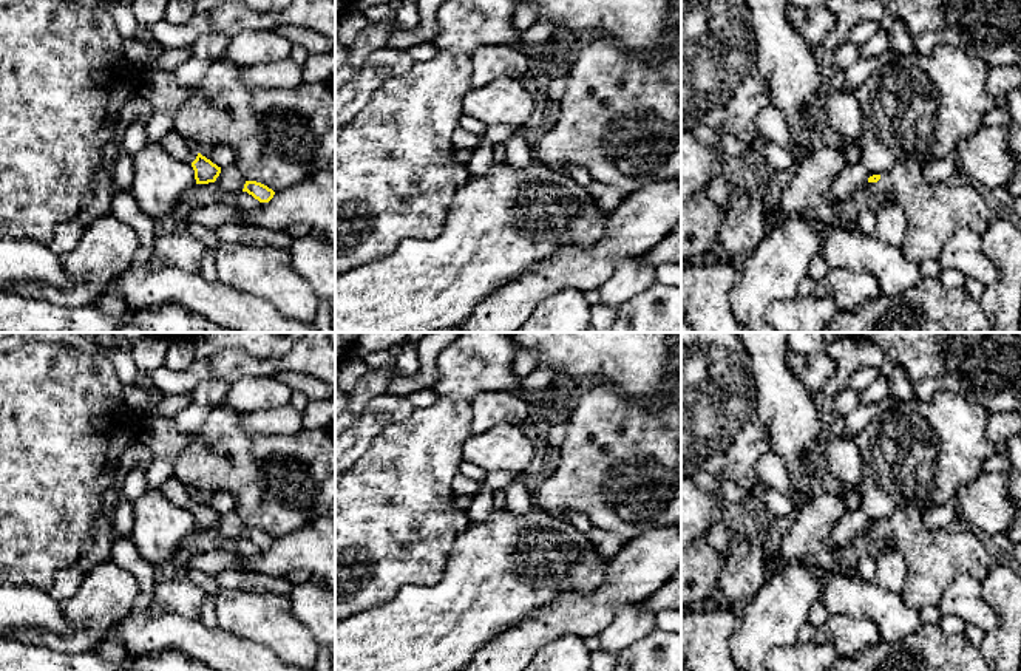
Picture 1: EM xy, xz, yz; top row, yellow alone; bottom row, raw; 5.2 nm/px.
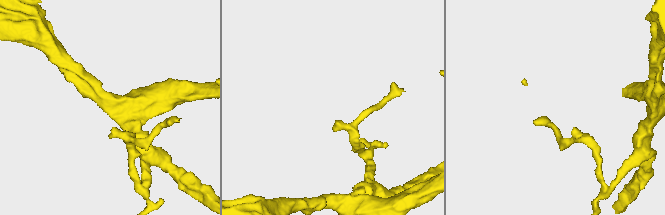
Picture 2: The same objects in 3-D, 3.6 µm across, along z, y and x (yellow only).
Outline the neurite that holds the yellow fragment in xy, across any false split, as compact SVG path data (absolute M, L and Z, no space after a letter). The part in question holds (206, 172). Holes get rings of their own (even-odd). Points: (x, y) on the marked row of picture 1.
M170 130L161 144L175 159L193 167L196 184L215 182L219 176L221 167L195 150L176 130Z

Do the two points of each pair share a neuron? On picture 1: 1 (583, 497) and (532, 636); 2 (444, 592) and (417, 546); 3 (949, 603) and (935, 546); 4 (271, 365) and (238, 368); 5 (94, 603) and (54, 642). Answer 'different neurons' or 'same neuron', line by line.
1: different neurons
2: different neurons
3: different neurons
4: same neuron
5: same neuron

